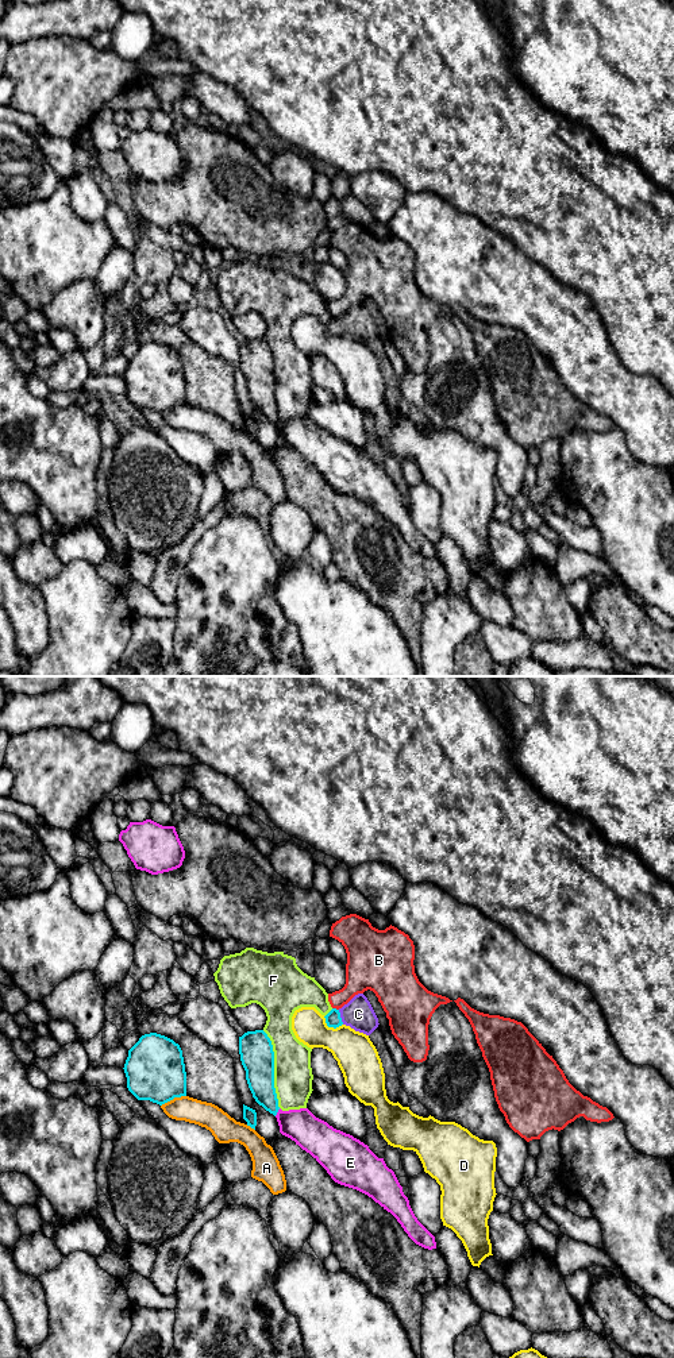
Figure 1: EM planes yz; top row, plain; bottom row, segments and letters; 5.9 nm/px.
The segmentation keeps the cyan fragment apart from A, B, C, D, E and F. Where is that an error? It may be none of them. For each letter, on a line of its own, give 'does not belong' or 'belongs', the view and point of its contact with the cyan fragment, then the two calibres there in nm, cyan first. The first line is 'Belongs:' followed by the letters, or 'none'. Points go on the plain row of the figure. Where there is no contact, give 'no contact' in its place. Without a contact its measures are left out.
Belongs: C
A: does not belong | yz (173, 406) | 360/150 nm
B: does not belong | yz (335, 317) | 90/180 nm
C: belongs | yz (339, 326) | 90/180 nm
D: does not belong | yz (331, 335) | 90/240 nm
E: does not belong | yz (277, 420) | 180/200 nm
F: does not belong | yz (273, 378) | 200/220 nm

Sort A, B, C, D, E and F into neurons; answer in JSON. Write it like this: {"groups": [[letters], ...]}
{"groups": [["A"], ["B"], ["C"], ["D"], ["E"], ["F"]]}

